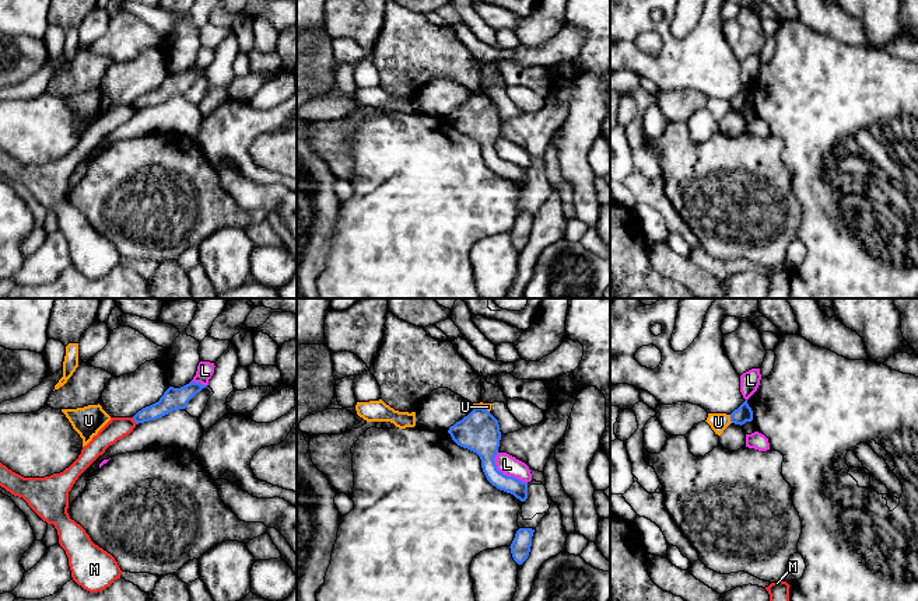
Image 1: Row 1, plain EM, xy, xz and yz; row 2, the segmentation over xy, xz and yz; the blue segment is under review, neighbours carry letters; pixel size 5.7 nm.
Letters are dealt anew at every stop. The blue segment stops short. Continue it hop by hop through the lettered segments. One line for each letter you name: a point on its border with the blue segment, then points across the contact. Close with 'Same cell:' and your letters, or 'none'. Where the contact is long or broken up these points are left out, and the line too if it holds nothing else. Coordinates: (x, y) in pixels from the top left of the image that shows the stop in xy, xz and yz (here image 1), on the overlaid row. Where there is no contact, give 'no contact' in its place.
Same cell: none

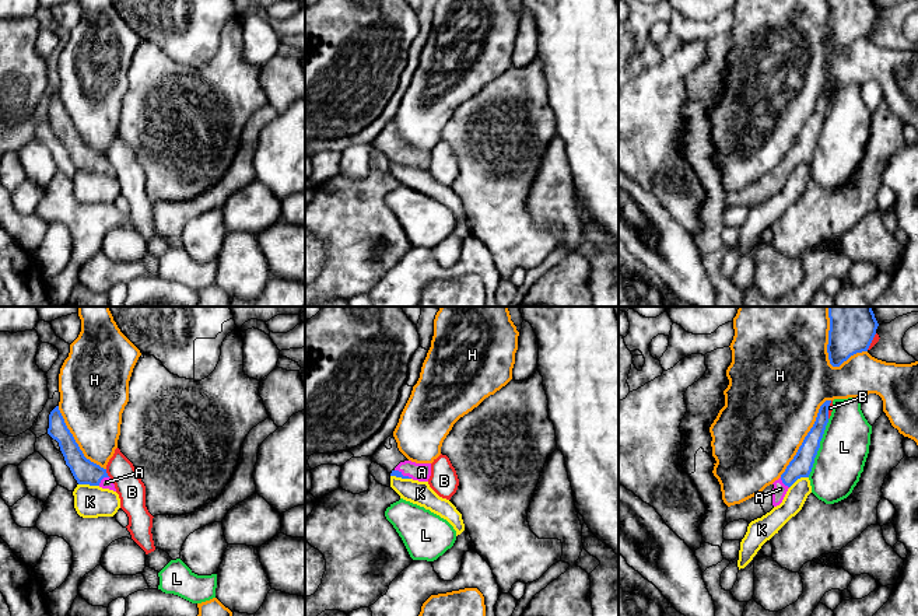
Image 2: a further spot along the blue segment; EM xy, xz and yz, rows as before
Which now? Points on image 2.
A: meets blue in xy at (102, 478); runs through xy (86, 472), (102, 478), (107, 482)
Same cell: A

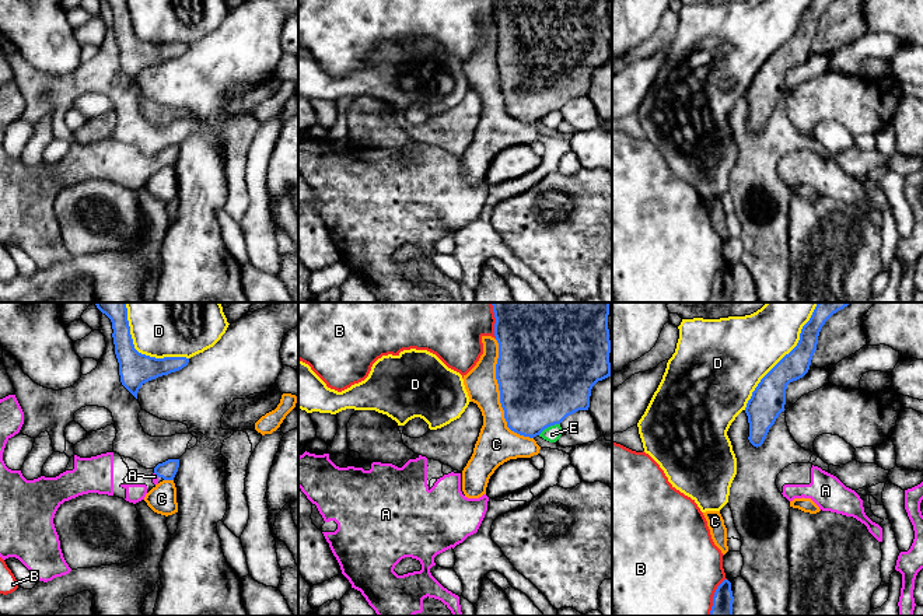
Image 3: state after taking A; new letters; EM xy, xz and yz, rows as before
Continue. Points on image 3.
A: meets blue in xy at (157, 475); runs through xy (167, 471), (157, 475), (154, 476)
Same cell: A

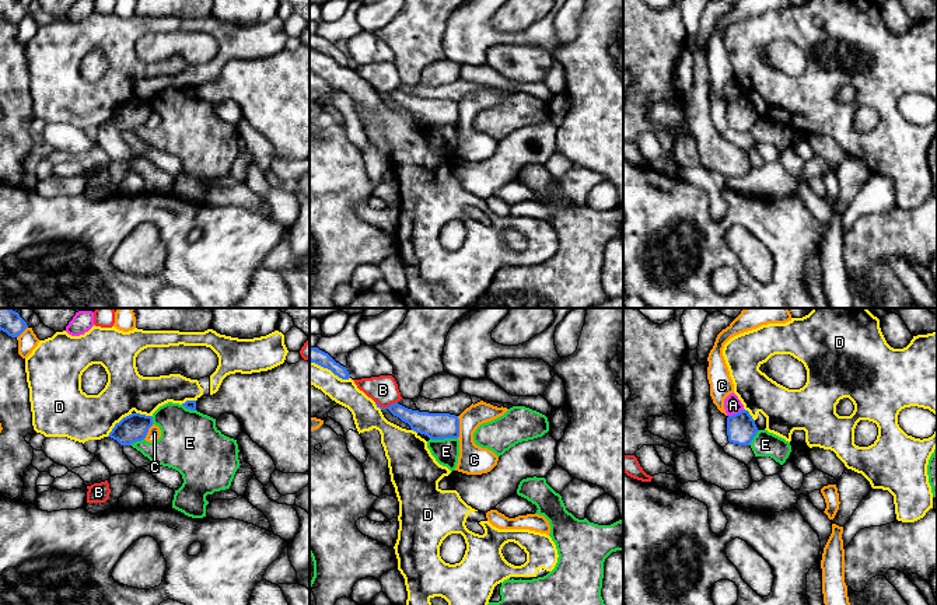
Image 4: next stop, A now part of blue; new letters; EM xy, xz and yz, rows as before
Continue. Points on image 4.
Same cell: none

